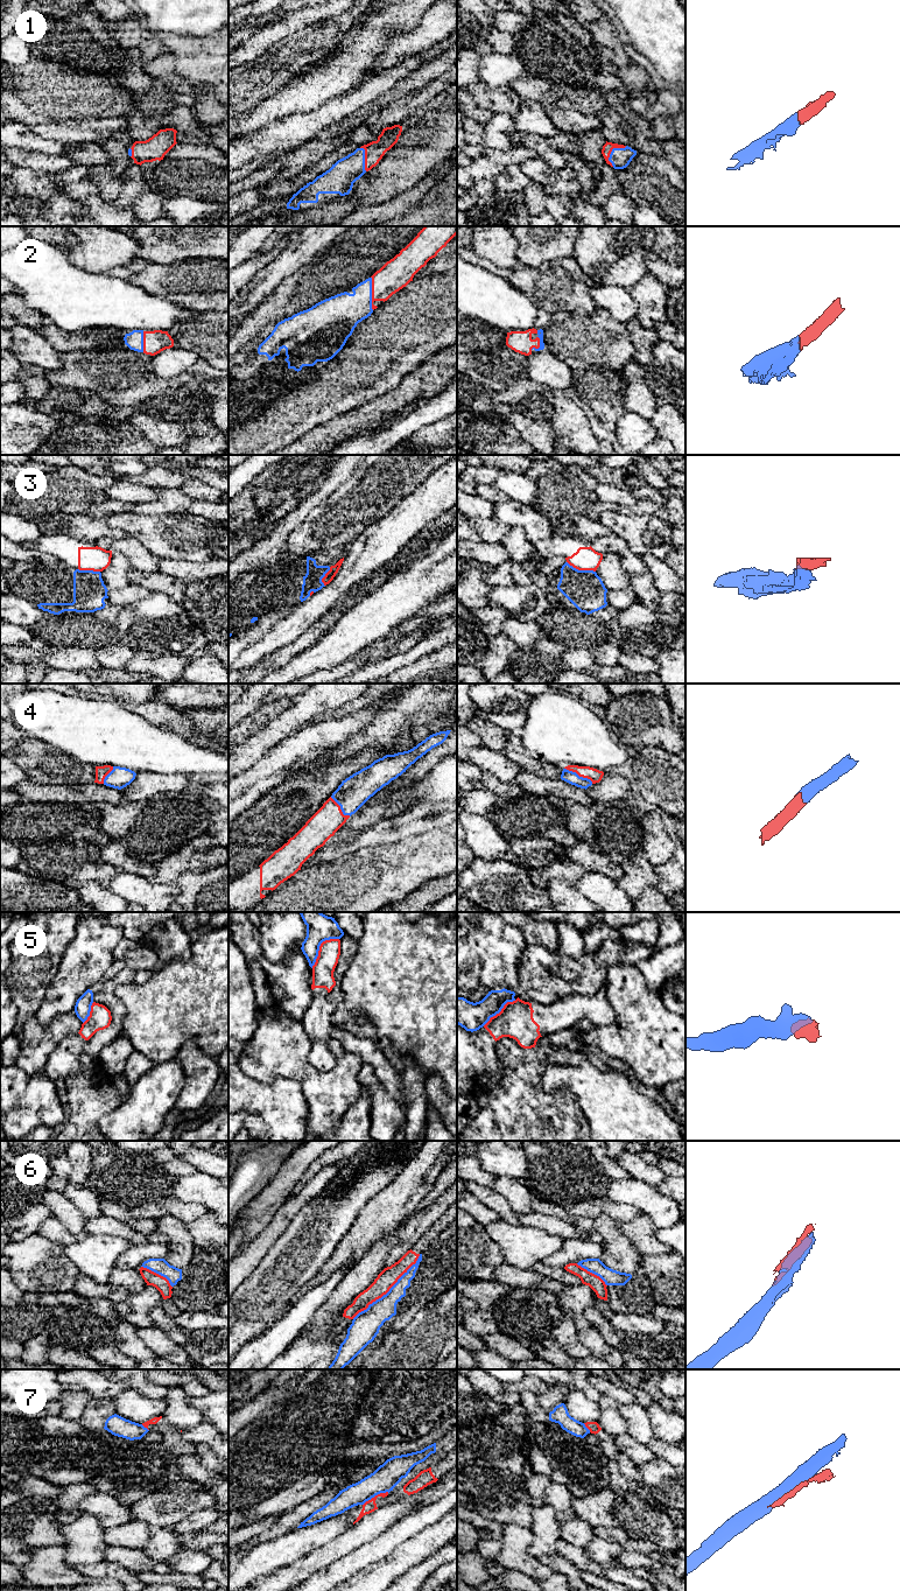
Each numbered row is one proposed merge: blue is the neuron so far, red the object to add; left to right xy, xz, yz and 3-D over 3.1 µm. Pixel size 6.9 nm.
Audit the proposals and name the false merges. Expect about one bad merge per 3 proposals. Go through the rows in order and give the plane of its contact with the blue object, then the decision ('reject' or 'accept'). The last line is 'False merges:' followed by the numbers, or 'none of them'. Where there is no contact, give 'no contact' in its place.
1: yz | accept
2: xz | accept
3: yz | reject
4: yz | accept
5: xz | reject
6: xz | reject
7: xz | reject
False merges: 3, 5, 6, 7

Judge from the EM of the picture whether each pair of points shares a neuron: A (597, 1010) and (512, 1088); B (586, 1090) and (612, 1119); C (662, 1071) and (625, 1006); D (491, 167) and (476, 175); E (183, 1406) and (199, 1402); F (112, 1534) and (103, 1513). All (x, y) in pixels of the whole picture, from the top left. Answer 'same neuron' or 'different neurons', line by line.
A: different neurons
B: same neuron
C: same neuron
D: same neuron
E: different neurons
F: different neurons

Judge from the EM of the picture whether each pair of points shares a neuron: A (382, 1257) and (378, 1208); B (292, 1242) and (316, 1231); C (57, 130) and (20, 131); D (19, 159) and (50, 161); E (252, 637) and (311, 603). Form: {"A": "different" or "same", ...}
{"A": "different", "B": "same", "C": "same", "D": "same", "E": "different"}

